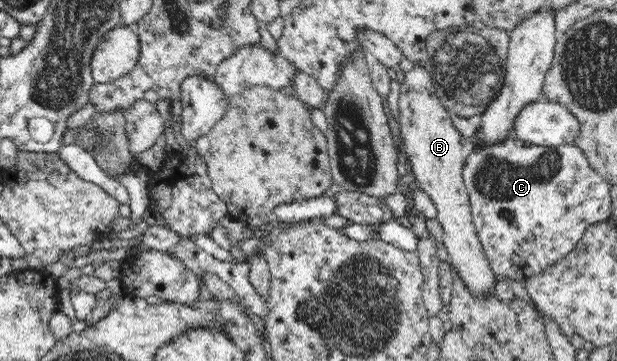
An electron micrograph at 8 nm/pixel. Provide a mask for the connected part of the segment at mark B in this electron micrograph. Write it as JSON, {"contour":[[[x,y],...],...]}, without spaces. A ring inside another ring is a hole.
{"contour":[[[416,64],[410,71],[400,75],[399,126],[400,139],[412,166],[415,184],[432,200],[437,208],[437,220],[444,233],[443,244],[448,261],[465,287],[478,299],[496,297],[494,291],[496,273],[490,267],[482,243],[478,239],[469,195],[464,183],[463,167],[468,152],[462,150],[462,135],[452,125],[449,111],[440,102],[432,82],[428,66]]]}

